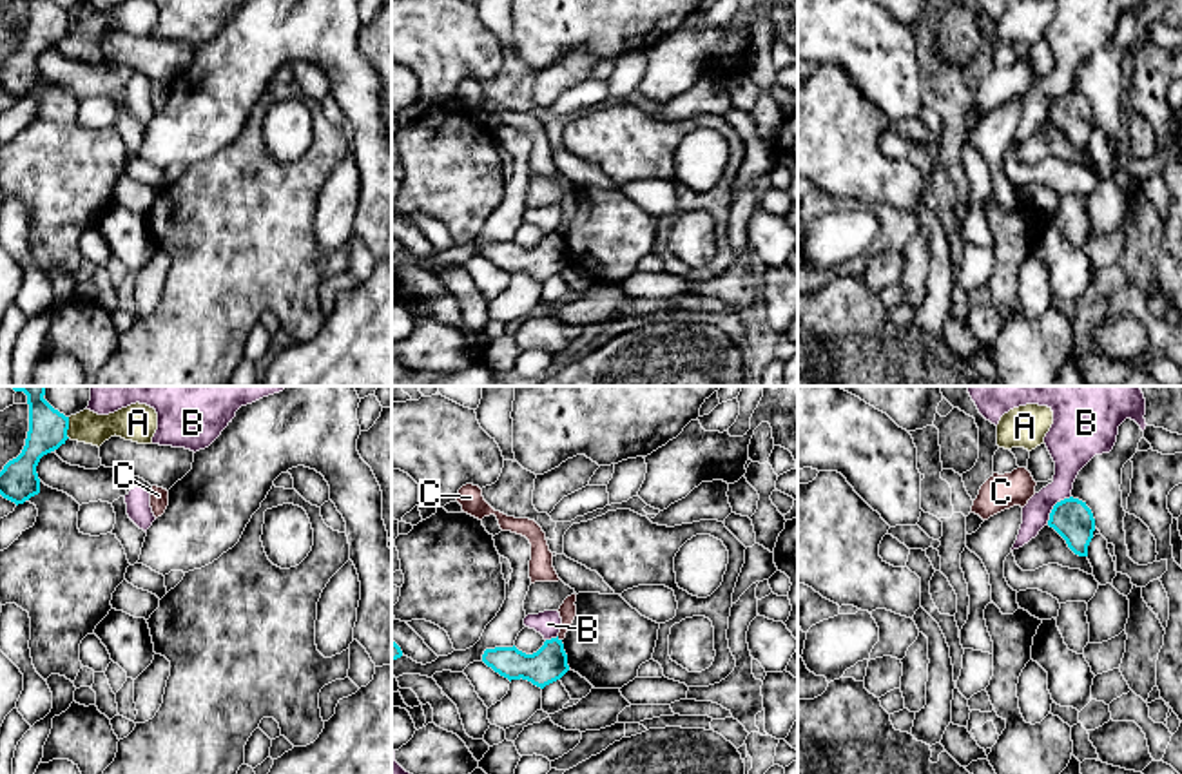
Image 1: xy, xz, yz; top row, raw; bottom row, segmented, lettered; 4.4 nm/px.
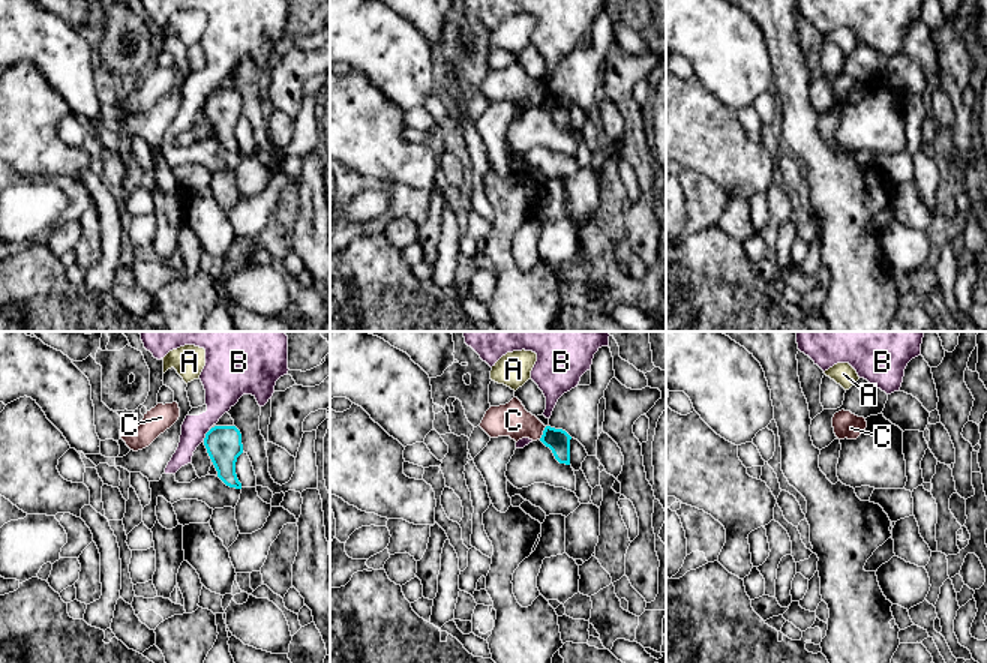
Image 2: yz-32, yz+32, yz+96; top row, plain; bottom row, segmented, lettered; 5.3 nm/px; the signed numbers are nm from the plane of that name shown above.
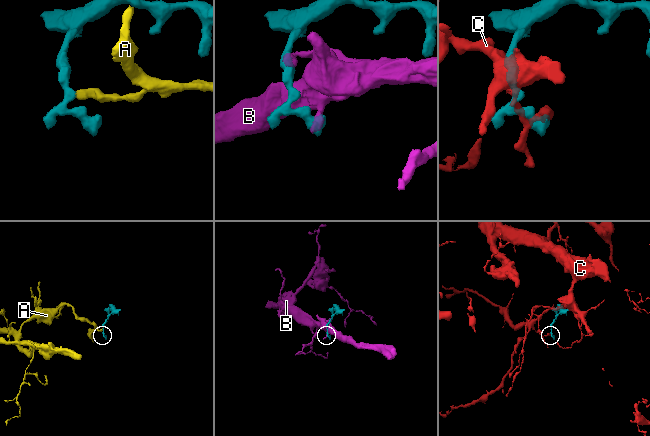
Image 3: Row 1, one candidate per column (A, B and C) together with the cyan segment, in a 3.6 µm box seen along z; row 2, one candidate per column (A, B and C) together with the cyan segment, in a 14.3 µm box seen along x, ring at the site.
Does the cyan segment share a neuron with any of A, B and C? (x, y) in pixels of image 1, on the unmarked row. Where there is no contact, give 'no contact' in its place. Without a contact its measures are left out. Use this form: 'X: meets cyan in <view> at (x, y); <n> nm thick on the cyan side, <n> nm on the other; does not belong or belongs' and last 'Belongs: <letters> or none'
A: meets cyan in xy at (67, 22); 180 nm thick on the cyan side, 140 nm on the other; does not belong
B: meets cyan in yz at (1050, 107); 180 nm thick on the cyan side, 130 nm on the other; does not belong
C: meets cyan in xz at (557, 232); 160 nm thick on the cyan side, 80 nm on the other; does not belong
Belongs: none

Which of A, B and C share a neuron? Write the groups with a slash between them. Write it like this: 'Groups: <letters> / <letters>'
Groups: A / B / C

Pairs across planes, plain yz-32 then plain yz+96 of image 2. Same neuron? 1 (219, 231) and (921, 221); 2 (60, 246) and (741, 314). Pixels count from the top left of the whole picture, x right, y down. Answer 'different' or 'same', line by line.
1: different
2: different

